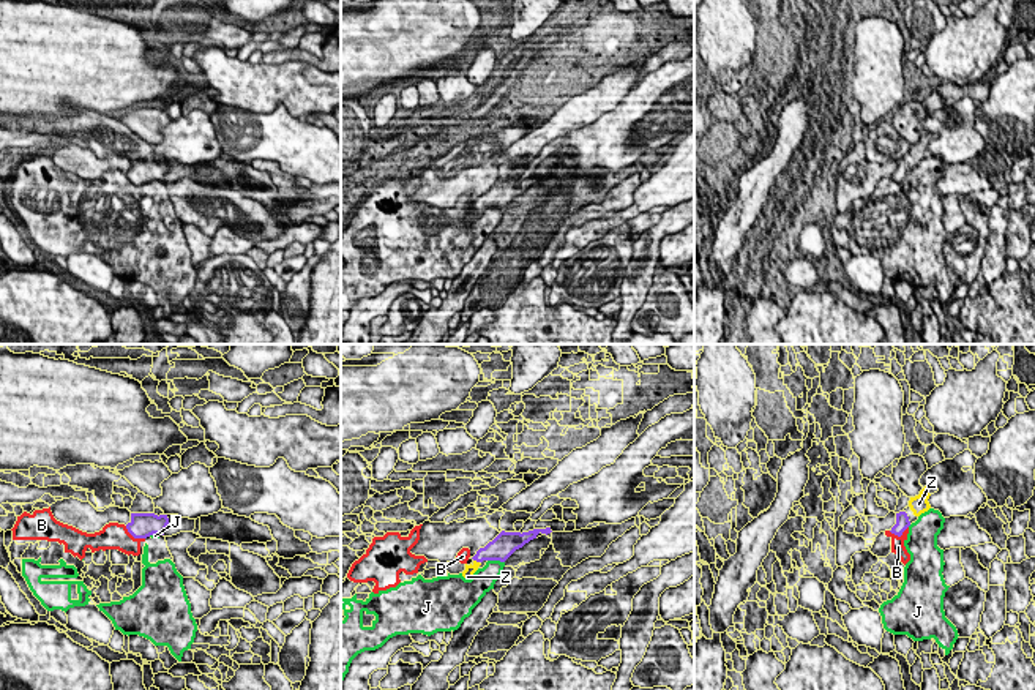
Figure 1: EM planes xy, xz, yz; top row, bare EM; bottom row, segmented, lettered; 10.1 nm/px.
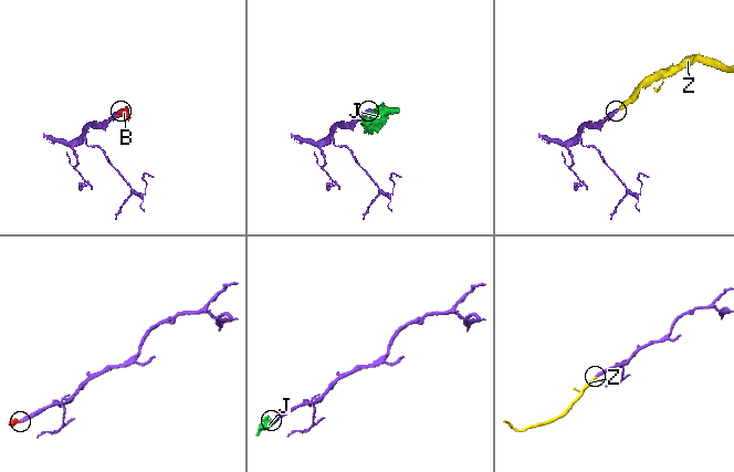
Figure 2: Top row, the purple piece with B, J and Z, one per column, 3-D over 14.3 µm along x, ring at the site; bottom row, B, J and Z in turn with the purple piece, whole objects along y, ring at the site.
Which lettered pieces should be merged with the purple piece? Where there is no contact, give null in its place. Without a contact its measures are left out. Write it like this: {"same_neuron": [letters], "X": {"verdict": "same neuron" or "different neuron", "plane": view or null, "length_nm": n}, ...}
{"same_neuron": ["Z"], "B": {"verdict": "different neuron", "plane": "xy", "length_nm": 240}, "J": {"verdict": "different neuron", "plane": "xz", "length_nm": 180}, "Z": {"verdict": "same neuron", "plane": "xz", "length_nm": 70}}

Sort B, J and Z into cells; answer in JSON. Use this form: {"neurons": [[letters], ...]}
{"neurons": [["B", "J"], ["Z"]]}

